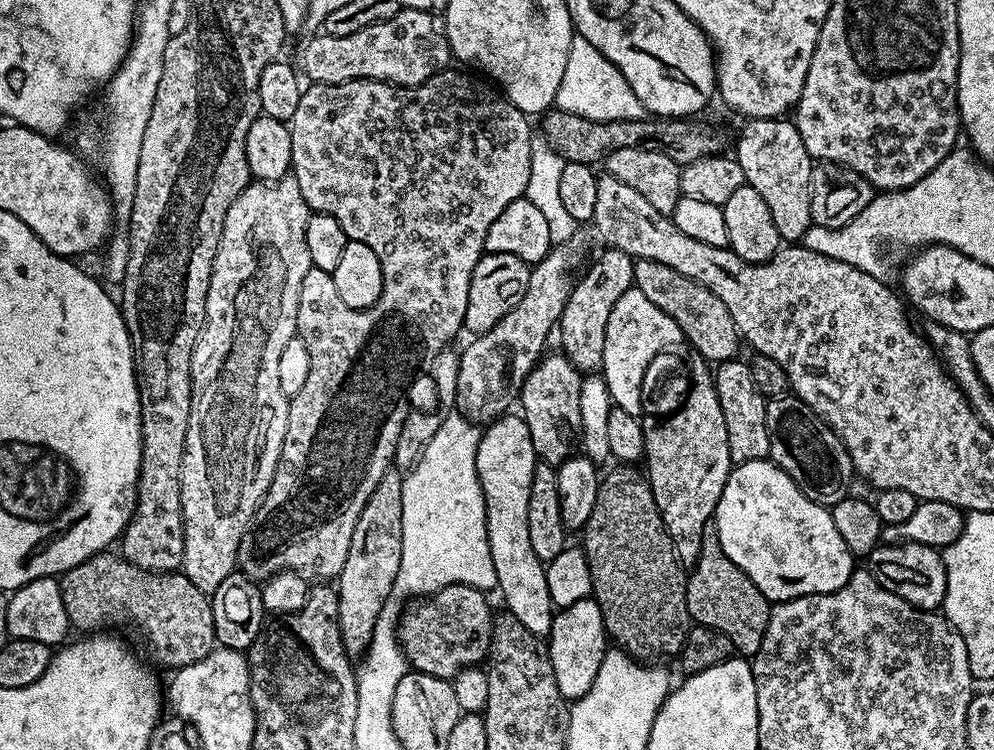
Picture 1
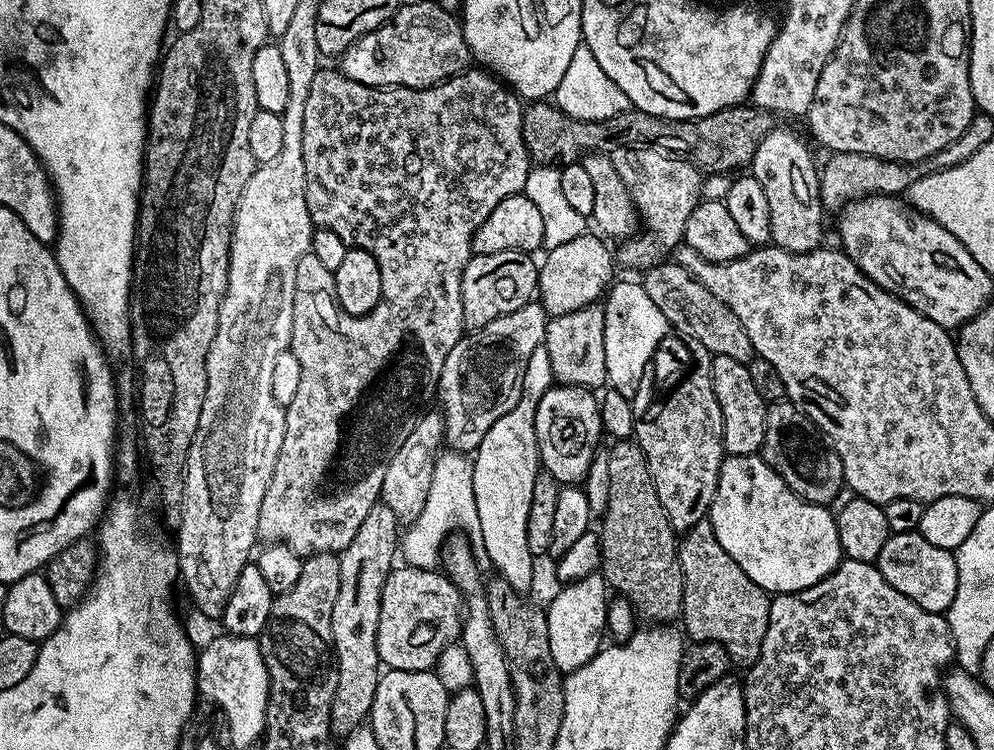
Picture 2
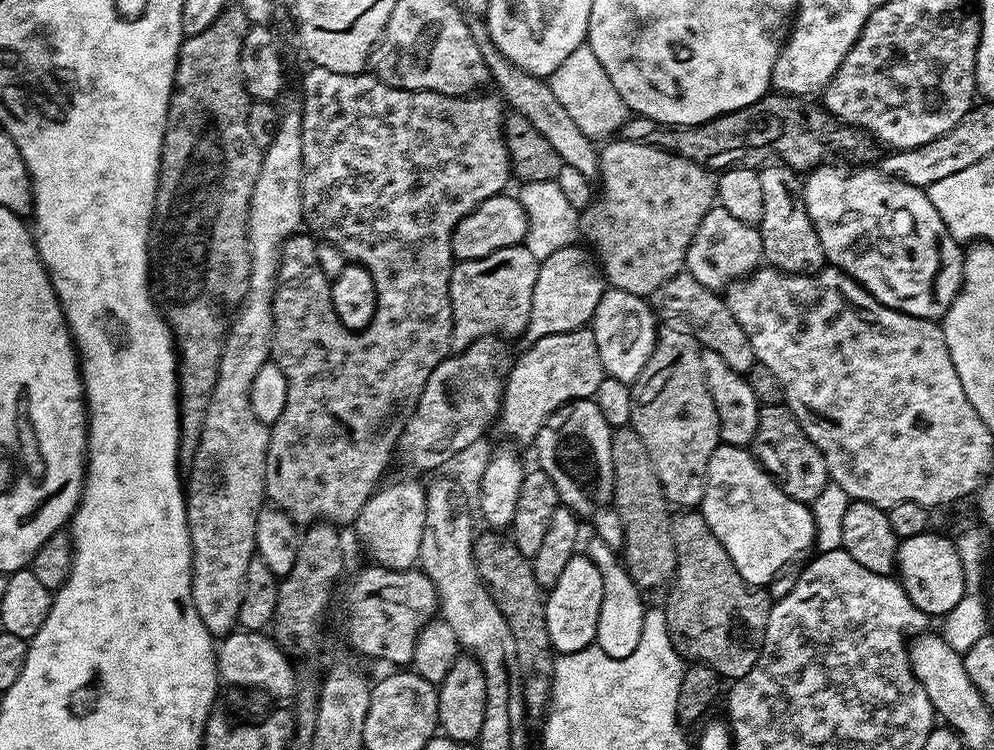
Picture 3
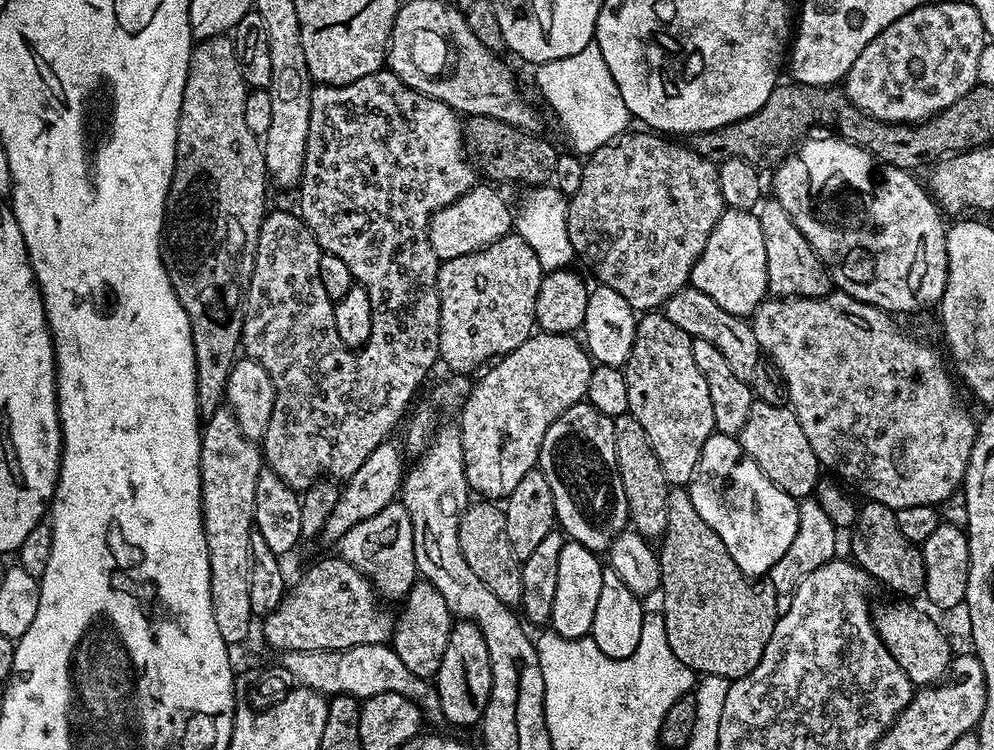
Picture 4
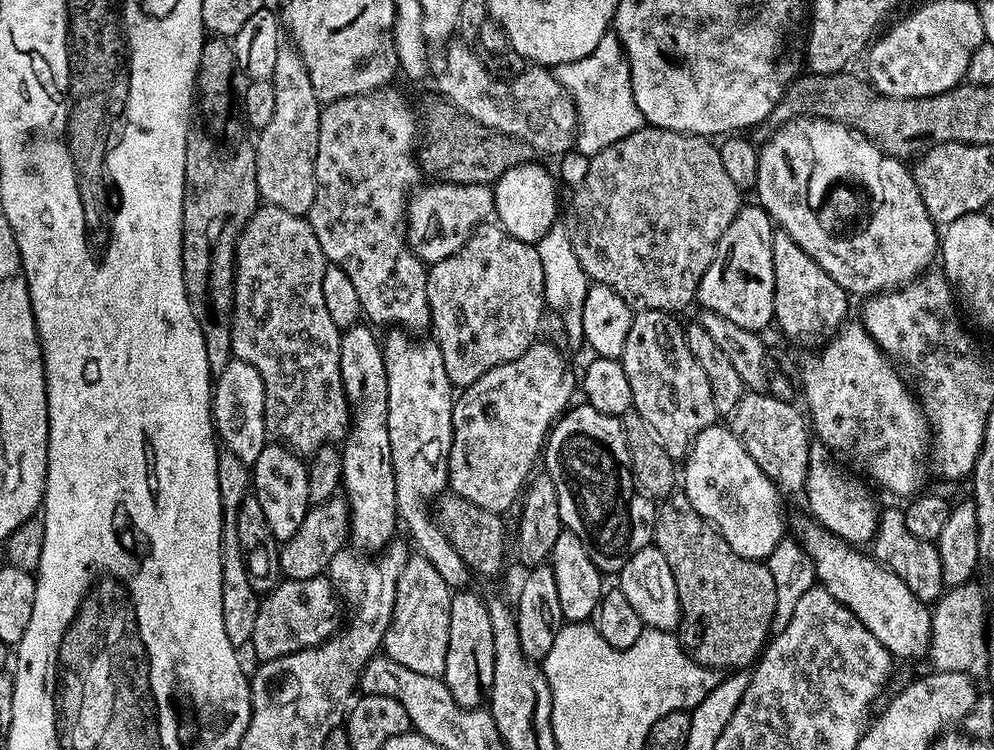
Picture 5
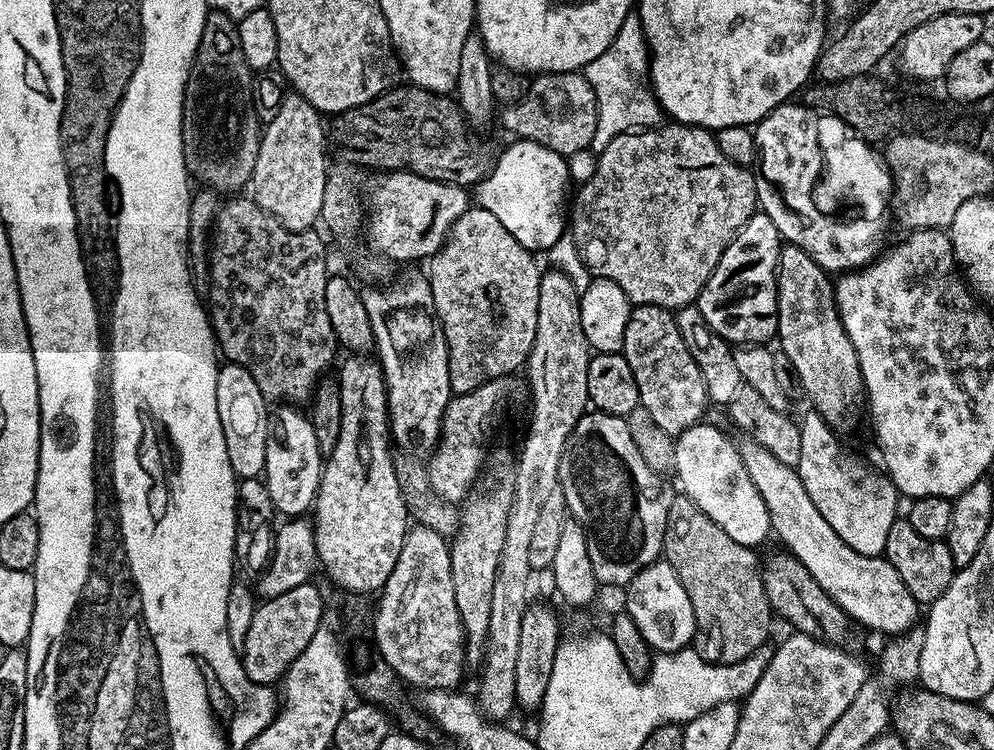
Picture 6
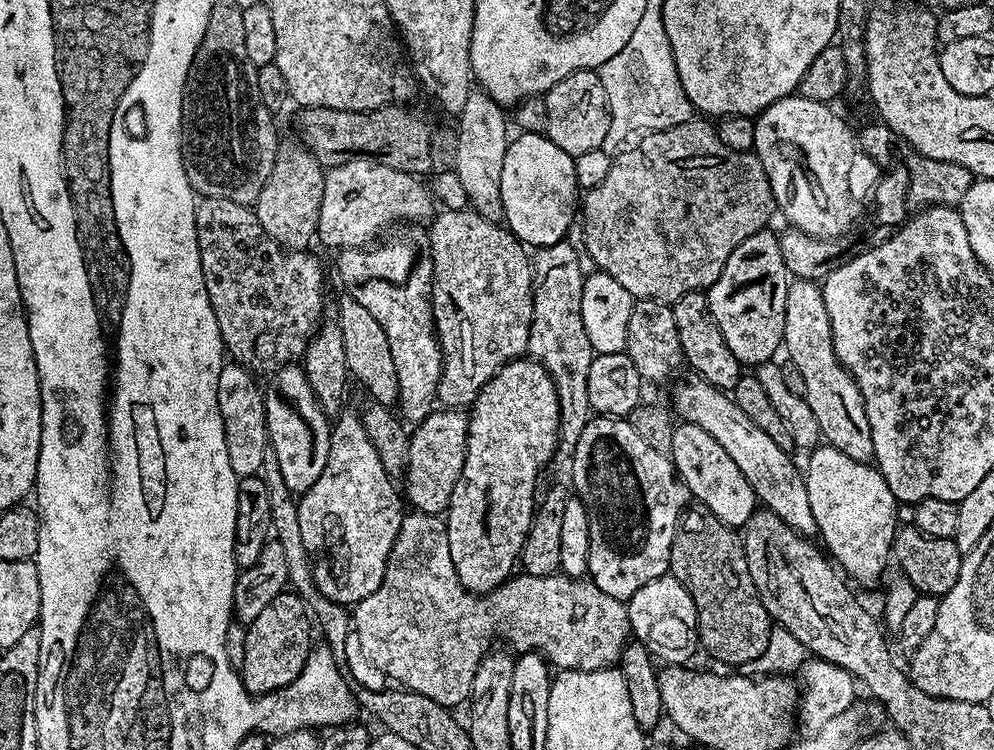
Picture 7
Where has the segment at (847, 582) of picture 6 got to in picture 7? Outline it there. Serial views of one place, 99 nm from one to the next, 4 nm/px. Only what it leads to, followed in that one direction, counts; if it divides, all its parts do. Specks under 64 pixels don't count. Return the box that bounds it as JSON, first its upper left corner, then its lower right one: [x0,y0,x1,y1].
[671,375,817,538]

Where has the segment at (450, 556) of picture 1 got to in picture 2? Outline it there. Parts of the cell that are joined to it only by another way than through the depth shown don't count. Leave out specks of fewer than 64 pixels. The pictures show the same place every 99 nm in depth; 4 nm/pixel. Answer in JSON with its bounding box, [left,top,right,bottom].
[402,450,483,568]

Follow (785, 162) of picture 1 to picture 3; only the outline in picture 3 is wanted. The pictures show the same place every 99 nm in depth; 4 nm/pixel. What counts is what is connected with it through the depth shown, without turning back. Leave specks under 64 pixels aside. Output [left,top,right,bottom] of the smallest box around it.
[758,162,826,276]

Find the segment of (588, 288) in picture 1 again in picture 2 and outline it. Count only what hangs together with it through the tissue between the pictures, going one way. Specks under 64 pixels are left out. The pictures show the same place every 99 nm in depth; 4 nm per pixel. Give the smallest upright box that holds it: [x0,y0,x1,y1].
[543,302,608,390]

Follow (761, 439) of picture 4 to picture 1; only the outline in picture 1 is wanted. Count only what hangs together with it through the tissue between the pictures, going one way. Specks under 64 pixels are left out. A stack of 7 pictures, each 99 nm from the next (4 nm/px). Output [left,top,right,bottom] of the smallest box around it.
[766,394,854,506]

